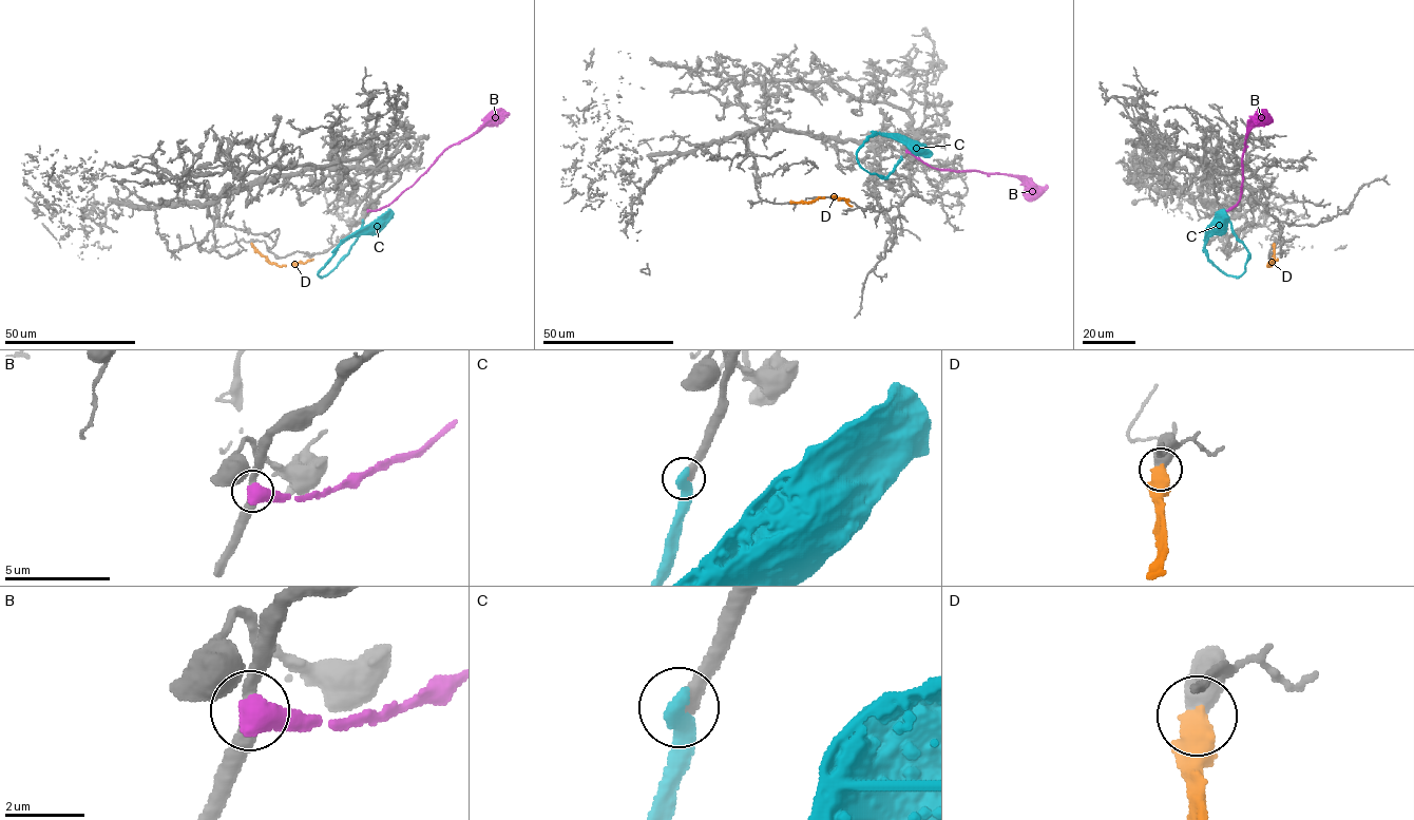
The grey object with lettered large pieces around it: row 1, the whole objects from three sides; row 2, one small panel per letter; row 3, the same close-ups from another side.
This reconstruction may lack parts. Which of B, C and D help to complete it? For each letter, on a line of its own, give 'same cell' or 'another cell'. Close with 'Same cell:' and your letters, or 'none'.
B: another cell
C: same cell
D: another cell
Same cell: C

